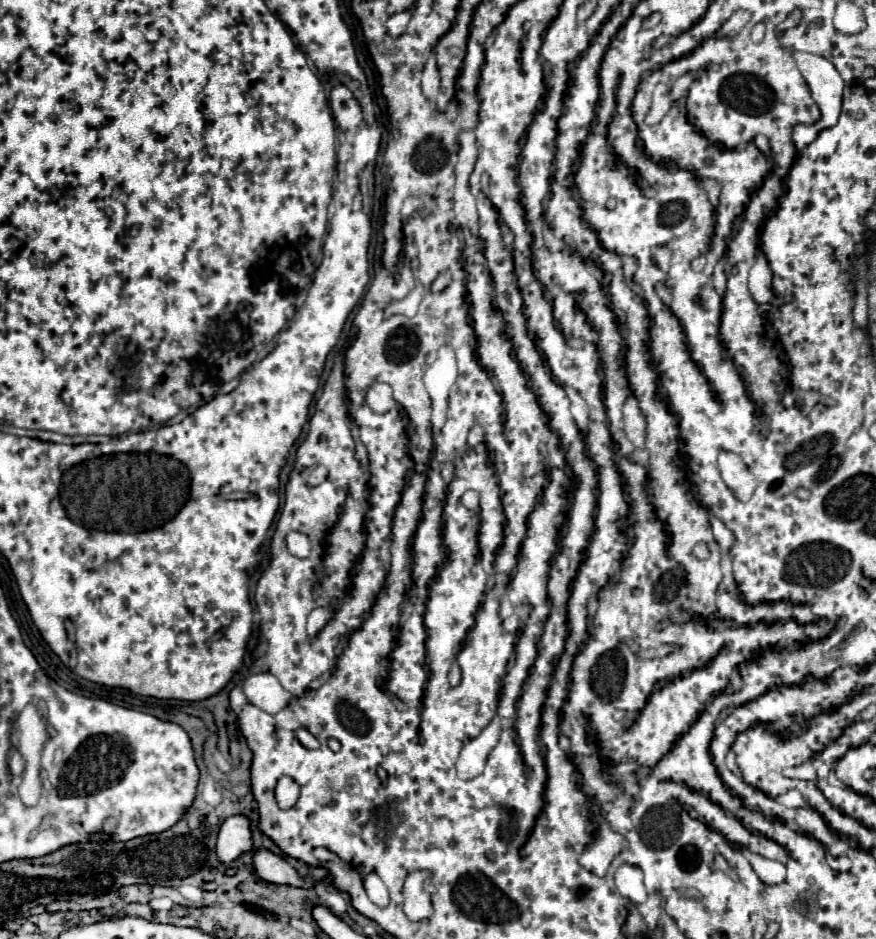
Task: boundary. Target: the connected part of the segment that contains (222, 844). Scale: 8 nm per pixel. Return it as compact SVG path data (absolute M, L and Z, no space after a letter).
M230 816L218 832L218 846L216 846L218 858L222 862L232 862L242 852L250 852L250 850L252 850L252 836L248 828L248 818Z

